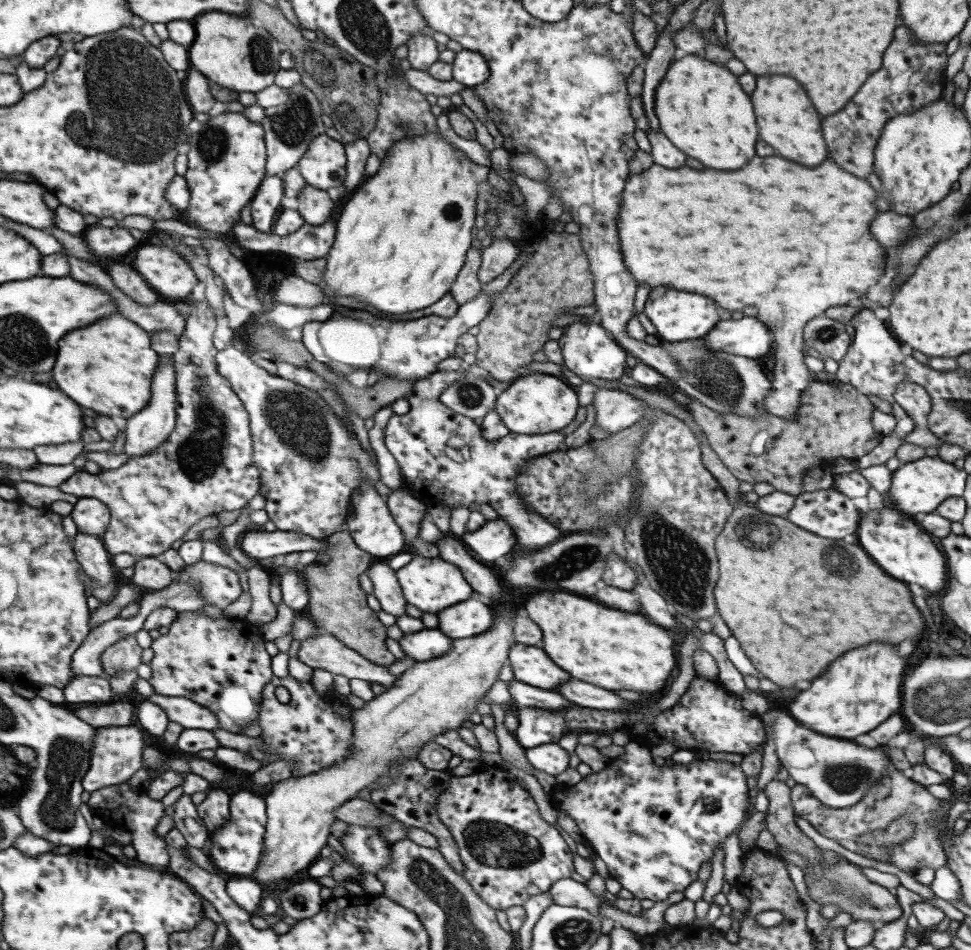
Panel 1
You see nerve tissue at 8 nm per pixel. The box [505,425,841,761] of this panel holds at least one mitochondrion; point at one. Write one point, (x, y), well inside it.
(681, 566)

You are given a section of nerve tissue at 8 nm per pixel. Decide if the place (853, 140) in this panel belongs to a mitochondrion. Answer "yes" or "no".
yes

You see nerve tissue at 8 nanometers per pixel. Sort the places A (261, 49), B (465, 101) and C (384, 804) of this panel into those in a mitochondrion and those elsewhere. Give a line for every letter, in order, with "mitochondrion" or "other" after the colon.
A: mitochondrion
B: other
C: other

